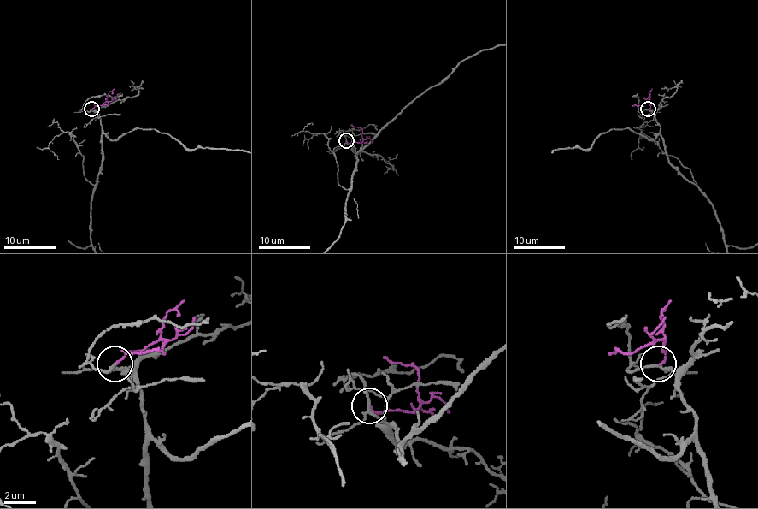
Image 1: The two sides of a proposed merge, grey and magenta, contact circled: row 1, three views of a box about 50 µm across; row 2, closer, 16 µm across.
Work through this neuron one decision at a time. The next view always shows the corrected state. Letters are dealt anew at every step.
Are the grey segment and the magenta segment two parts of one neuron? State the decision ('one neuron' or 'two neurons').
one neuron

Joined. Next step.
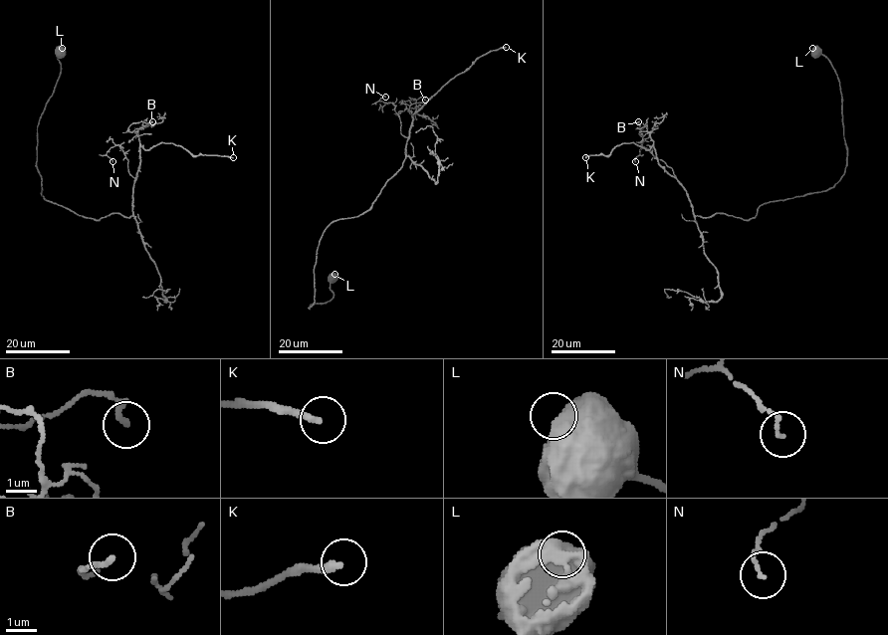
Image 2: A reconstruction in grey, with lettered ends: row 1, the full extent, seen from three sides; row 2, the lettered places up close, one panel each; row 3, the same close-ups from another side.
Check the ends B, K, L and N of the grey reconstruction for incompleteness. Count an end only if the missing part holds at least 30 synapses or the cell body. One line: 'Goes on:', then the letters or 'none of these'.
Goes on: K

